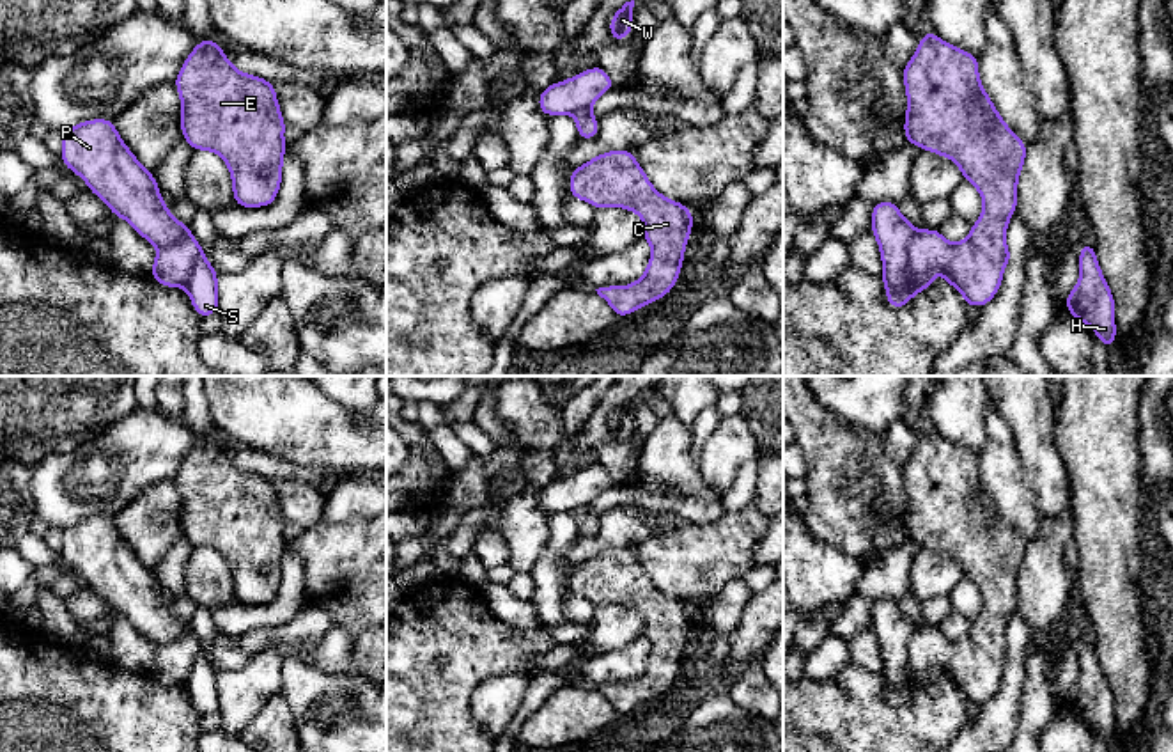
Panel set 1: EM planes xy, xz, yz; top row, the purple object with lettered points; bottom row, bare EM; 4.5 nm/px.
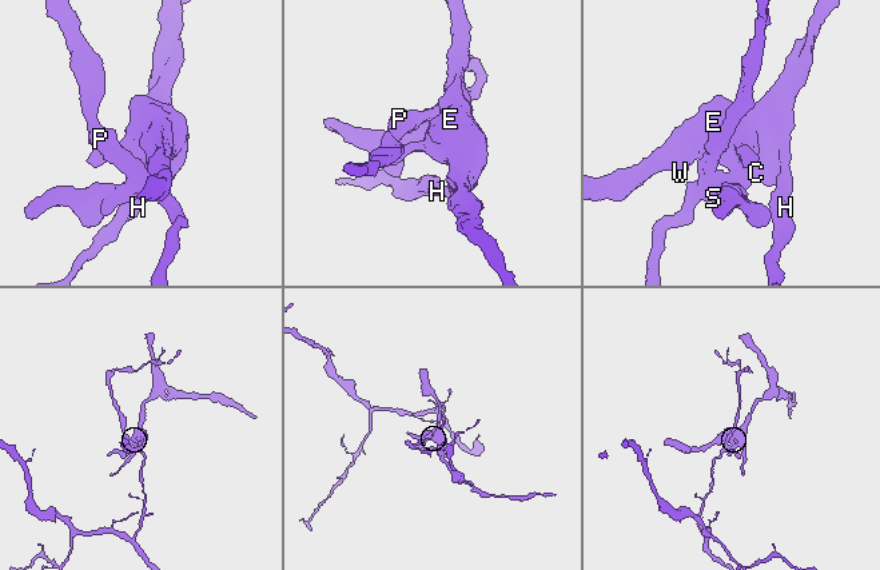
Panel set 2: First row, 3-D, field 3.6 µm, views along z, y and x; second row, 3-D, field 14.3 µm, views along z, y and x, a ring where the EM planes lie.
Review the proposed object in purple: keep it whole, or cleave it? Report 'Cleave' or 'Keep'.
Cleave

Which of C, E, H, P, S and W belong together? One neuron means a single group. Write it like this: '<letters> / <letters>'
C E H W / P S

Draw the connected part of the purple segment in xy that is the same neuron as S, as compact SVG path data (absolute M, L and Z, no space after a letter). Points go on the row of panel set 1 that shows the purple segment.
M202 252L191 268L191 275L184 286L195 312L200 317L220 312L218 280L220 273L209 264L206 252Z

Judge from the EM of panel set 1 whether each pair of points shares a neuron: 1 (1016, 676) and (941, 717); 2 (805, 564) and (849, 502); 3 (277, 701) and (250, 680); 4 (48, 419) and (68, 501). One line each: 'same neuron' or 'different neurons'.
1: different neurons
2: different neurons
3: different neurons
4: different neurons

